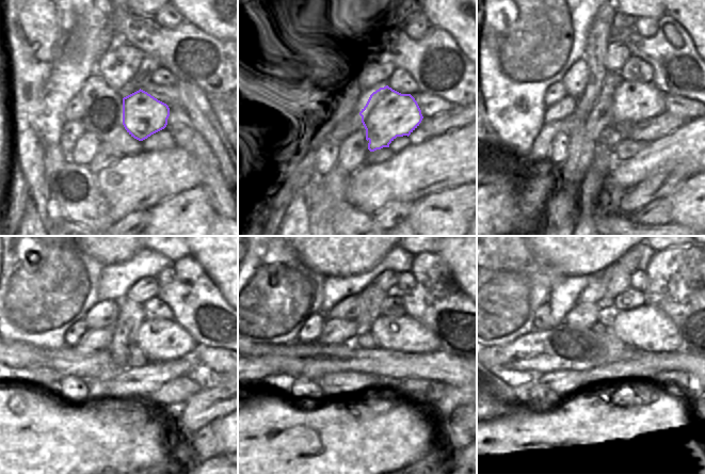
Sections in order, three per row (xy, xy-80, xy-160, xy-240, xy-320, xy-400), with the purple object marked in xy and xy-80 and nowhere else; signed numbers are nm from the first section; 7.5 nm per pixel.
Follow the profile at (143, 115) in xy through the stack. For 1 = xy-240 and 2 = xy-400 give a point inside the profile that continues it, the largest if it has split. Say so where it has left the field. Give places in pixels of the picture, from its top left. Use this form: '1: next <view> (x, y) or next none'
1: next xy-240 (161, 340)
2: next xy-400 (647, 329)

